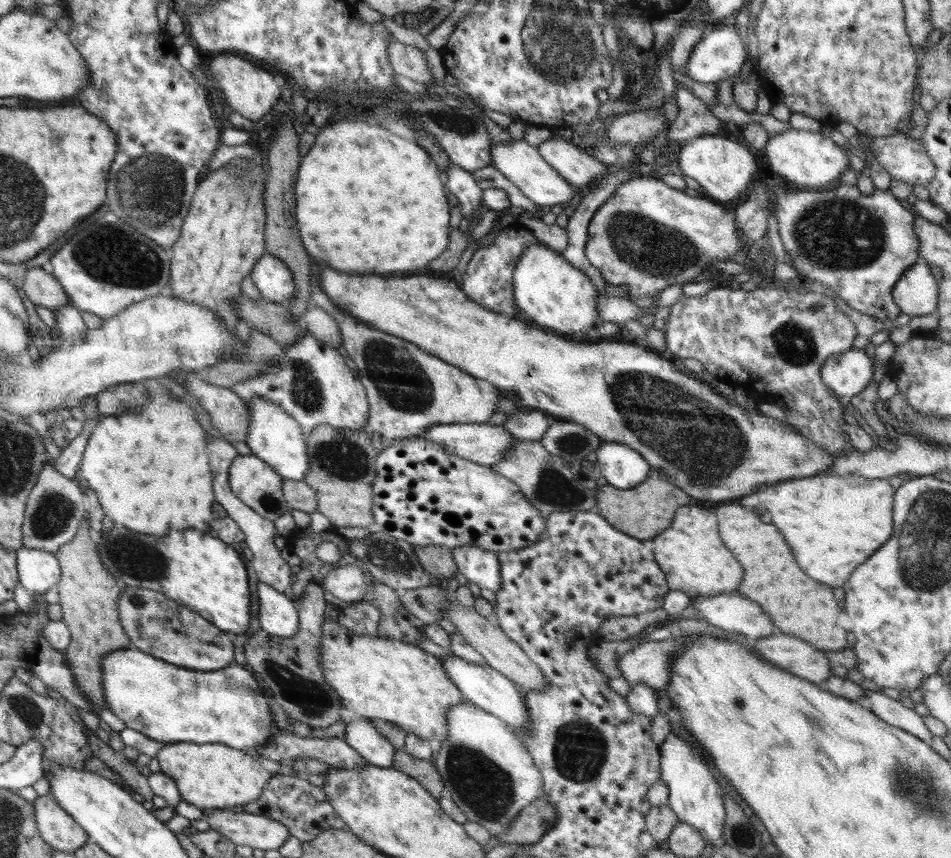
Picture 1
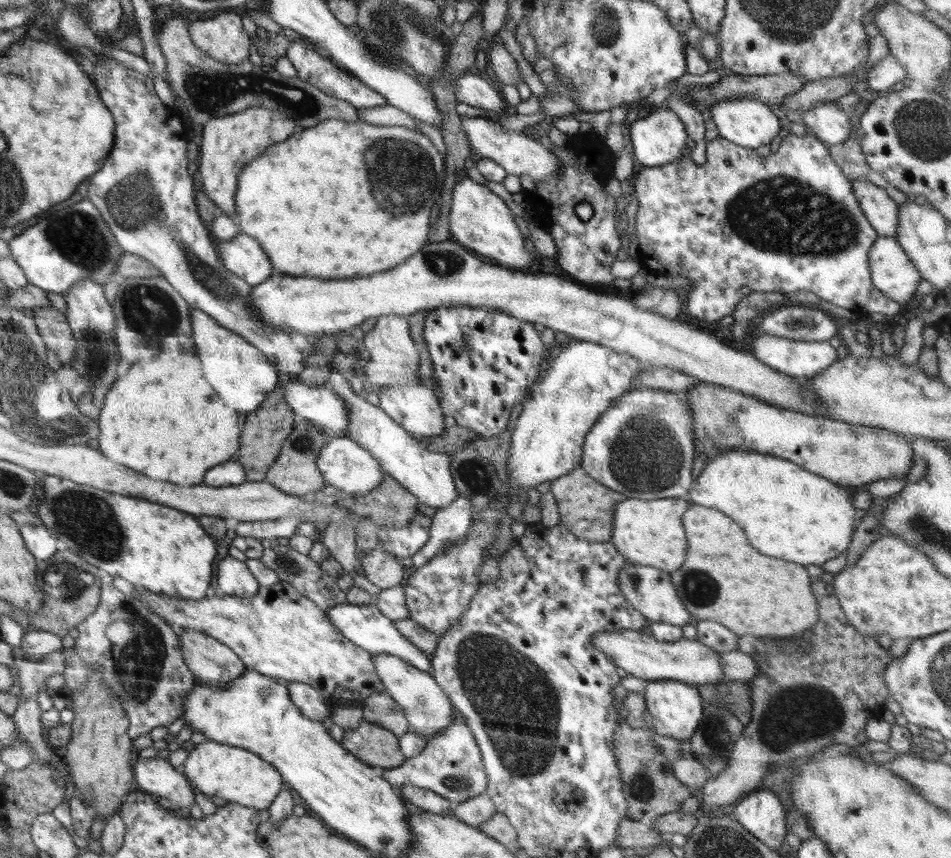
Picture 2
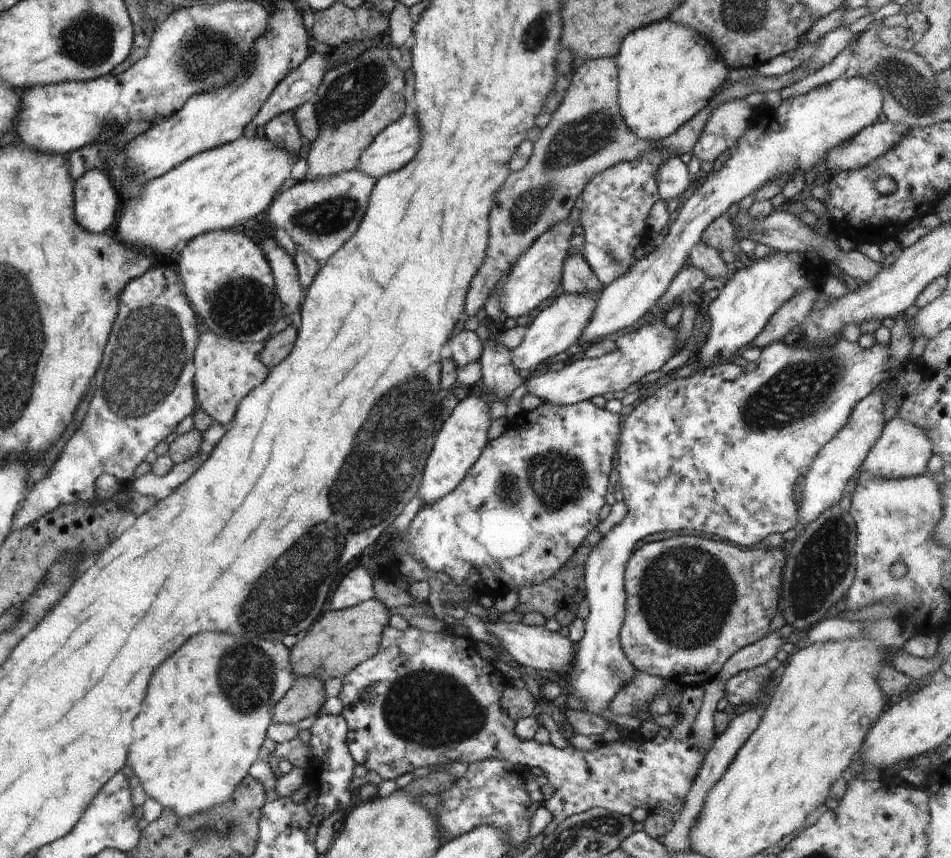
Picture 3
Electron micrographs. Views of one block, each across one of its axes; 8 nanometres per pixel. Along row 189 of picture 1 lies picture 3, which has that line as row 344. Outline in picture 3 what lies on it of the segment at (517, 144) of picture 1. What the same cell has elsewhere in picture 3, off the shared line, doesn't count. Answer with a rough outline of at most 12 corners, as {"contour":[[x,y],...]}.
{"contour":[[600,292],[568,294],[526,326],[512,364],[534,370],[582,338]]}

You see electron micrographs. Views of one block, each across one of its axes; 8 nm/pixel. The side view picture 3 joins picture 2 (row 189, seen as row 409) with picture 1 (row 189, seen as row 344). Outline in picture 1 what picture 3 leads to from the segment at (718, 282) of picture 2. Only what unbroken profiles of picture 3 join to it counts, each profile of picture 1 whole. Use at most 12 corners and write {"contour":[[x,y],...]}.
{"contour":[[771,181],[789,264],[876,320],[919,258],[888,190]]}

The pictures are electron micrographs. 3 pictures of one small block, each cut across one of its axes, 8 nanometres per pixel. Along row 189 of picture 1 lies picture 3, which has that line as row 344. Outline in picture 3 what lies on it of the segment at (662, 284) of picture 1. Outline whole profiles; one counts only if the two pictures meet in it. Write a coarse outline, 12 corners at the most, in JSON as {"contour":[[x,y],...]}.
{"contour":[[680,326],[625,331],[616,350],[529,378],[528,394],[566,406],[667,369]]}

